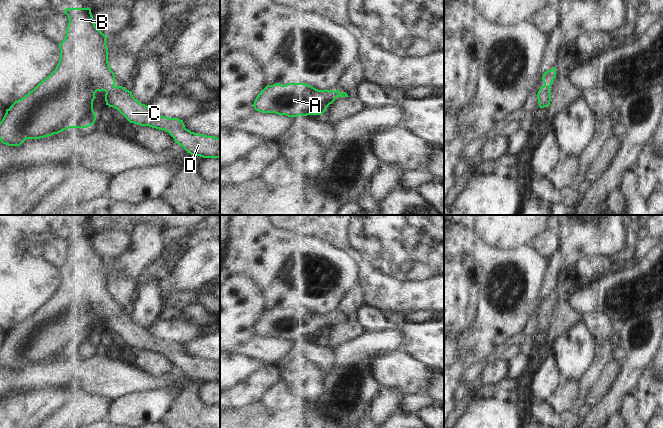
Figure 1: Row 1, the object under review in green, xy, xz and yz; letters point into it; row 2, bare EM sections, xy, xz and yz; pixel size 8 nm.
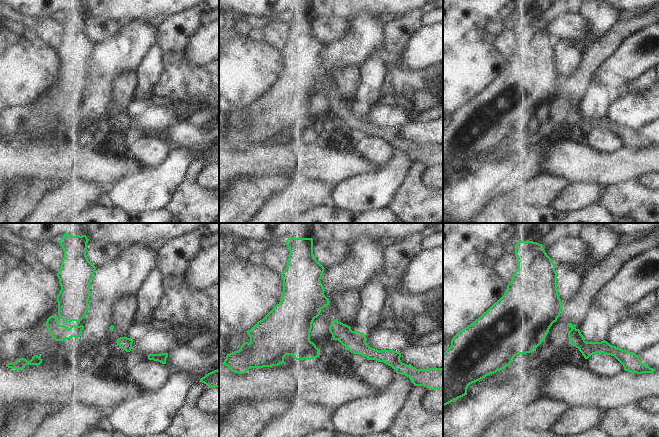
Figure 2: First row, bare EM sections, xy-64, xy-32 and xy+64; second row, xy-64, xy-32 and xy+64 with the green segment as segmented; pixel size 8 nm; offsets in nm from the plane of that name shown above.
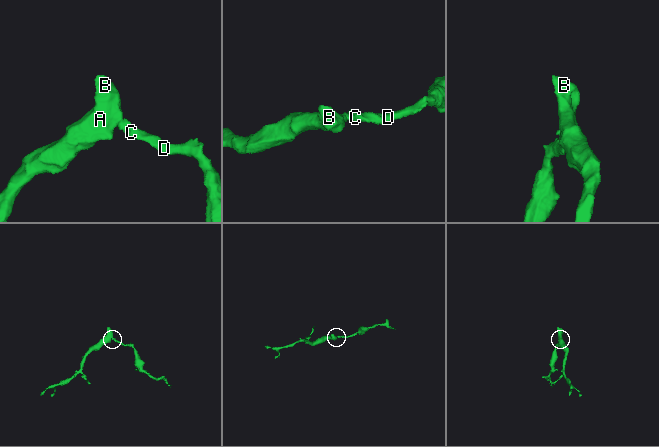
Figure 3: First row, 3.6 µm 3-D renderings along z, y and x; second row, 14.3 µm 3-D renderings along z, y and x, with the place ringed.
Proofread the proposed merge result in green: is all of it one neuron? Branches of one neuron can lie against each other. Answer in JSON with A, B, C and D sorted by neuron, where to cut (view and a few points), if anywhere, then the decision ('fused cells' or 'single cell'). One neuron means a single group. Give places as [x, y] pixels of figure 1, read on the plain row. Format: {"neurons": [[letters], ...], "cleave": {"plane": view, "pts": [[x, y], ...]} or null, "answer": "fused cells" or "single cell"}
{"neurons": [["A", "B", "C", "D"]], "cleave": null, "answer": "single cell"}

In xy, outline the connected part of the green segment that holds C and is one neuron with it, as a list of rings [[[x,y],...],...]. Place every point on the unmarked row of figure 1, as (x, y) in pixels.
[[[66,232],[64,236],[69,243],[69,247],[66,253],[66,260],[59,268],[60,284],[55,294],[48,301],[24,321],[15,325],[9,333],[6,333],[6,337],[0,346],[0,365],[3,368],[20,370],[26,363],[40,363],[58,358],[69,352],[87,352],[93,349],[97,340],[93,334],[95,317],[97,315],[105,315],[106,329],[117,333],[130,347],[168,356],[175,367],[181,369],[191,379],[203,382],[220,381],[220,362],[191,356],[185,352],[183,344],[157,339],[147,329],[136,324],[131,315],[122,310],[115,310],[115,298],[108,286],[107,260],[95,250],[90,232]]]

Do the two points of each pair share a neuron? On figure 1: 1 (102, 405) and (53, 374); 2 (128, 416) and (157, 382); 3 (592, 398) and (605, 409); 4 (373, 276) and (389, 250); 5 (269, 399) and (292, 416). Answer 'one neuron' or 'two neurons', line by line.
1: two neurons
2: two neurons
3: two neurons
4: one neuron
5: two neurons

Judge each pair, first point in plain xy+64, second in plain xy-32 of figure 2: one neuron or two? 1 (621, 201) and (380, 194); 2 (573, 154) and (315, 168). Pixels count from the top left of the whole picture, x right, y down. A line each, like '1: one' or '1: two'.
1: two
2: one

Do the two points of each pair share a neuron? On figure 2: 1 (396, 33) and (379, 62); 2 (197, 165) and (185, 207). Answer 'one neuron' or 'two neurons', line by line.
1: two neurons
2: one neuron

